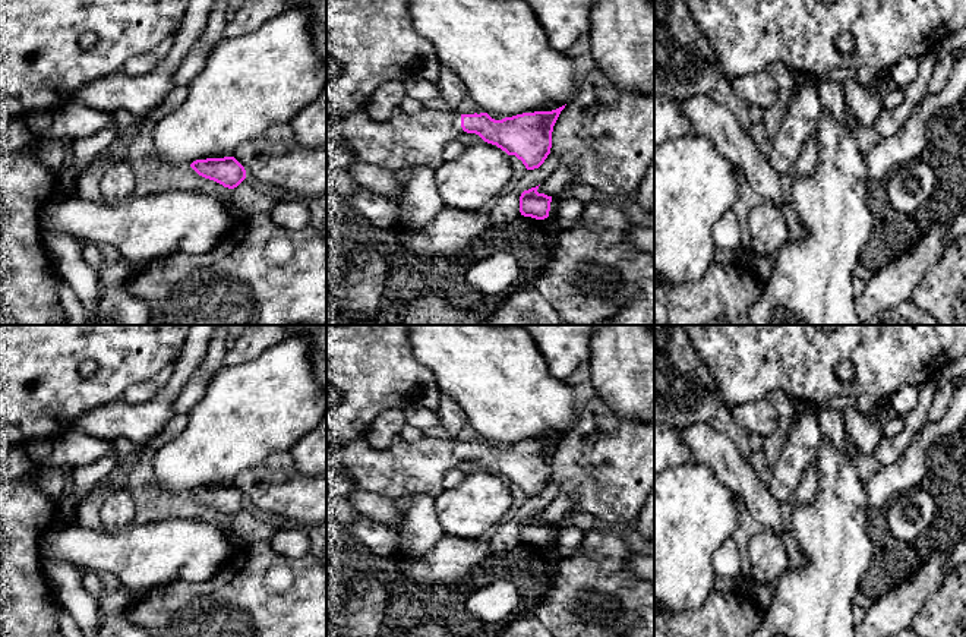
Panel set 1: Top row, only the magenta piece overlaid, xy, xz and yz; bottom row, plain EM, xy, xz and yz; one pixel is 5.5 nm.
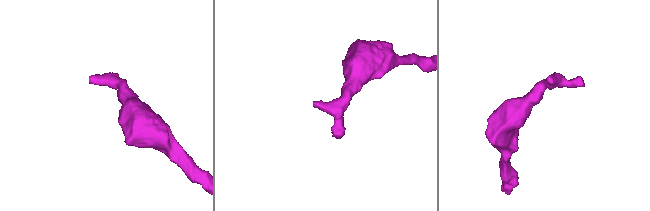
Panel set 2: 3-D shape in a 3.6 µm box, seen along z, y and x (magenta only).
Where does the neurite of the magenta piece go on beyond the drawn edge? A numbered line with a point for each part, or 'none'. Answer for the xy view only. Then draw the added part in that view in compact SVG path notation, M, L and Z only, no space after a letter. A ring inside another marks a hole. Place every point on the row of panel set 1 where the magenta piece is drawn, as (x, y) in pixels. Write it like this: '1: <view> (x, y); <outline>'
none

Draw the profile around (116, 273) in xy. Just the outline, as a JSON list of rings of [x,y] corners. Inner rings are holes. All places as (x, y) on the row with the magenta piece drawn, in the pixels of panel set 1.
[[[119,258],[114,264],[102,268],[98,274],[100,293],[123,283],[129,277],[130,271],[132,267],[121,258]]]

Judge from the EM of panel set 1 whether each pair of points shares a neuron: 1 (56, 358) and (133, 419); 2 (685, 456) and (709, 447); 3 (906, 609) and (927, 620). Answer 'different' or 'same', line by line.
1: different
2: different
3: different

